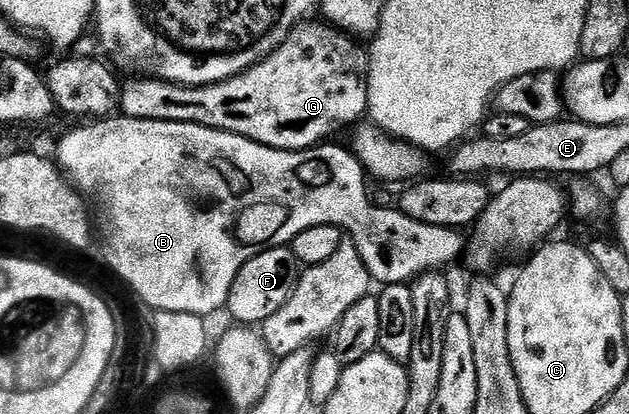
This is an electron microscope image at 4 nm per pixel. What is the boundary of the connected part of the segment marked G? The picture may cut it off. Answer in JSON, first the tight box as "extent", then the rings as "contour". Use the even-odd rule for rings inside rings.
{"extent":[120,21,369,150],"contour":[[[309,21],[298,22],[286,36],[285,42],[277,50],[271,51],[262,62],[248,66],[234,78],[210,86],[179,86],[175,82],[162,82],[159,78],[130,77],[133,79],[121,87],[120,113],[126,118],[194,122],[250,138],[276,150],[310,150],[324,143],[328,139],[325,137],[340,126],[352,127],[366,117],[369,108],[369,56],[366,47],[358,44],[350,35],[320,21]]]}

